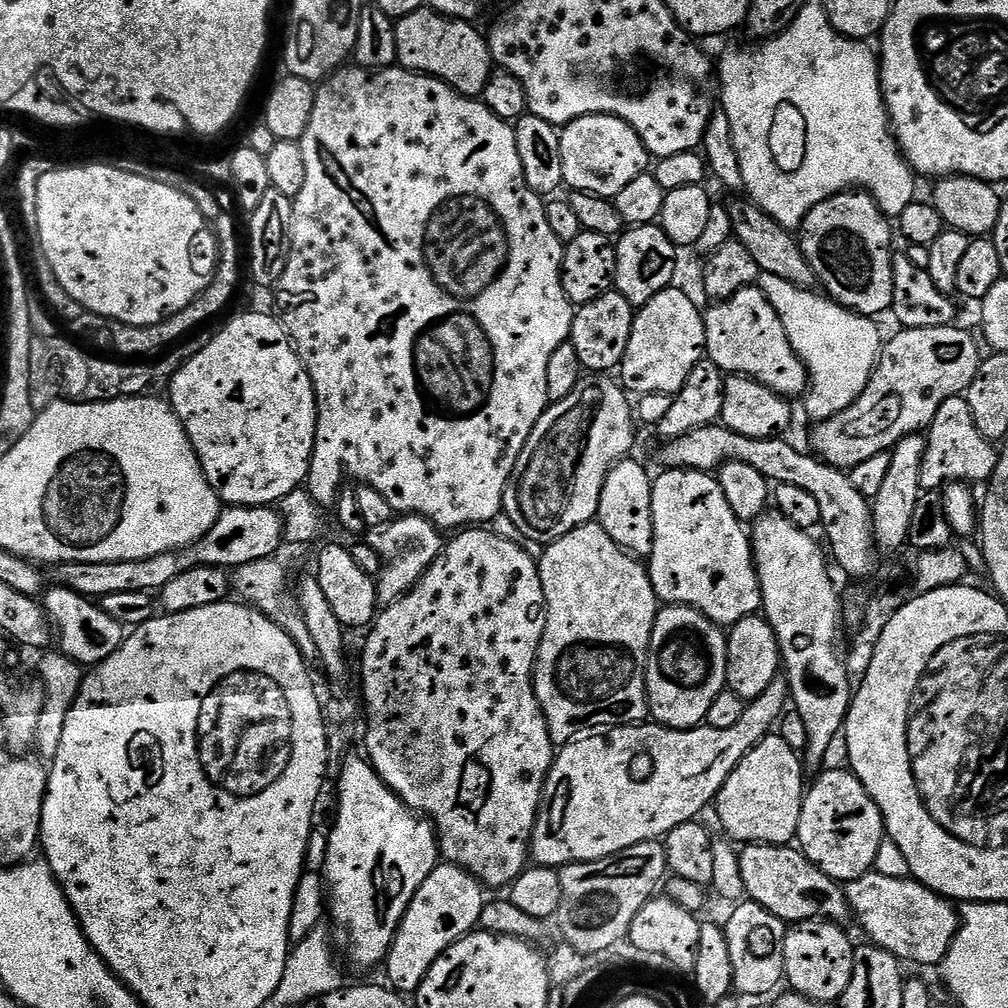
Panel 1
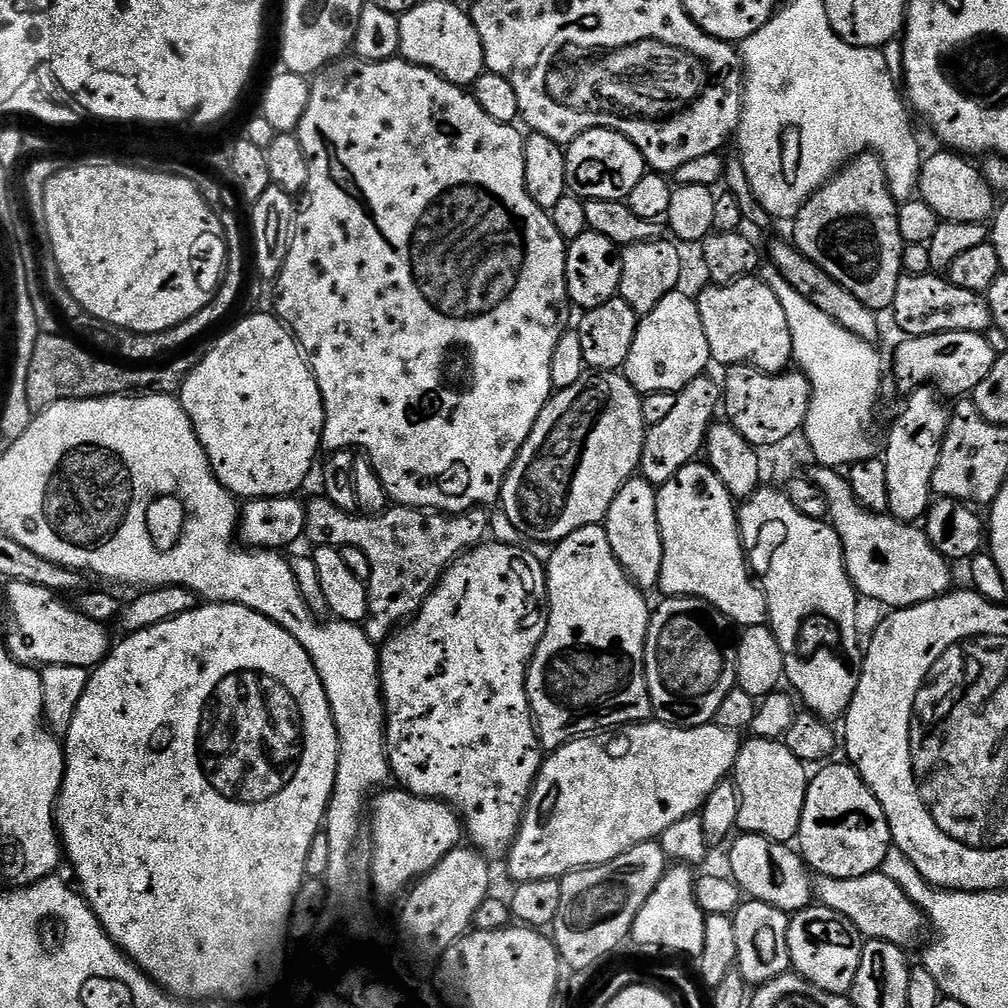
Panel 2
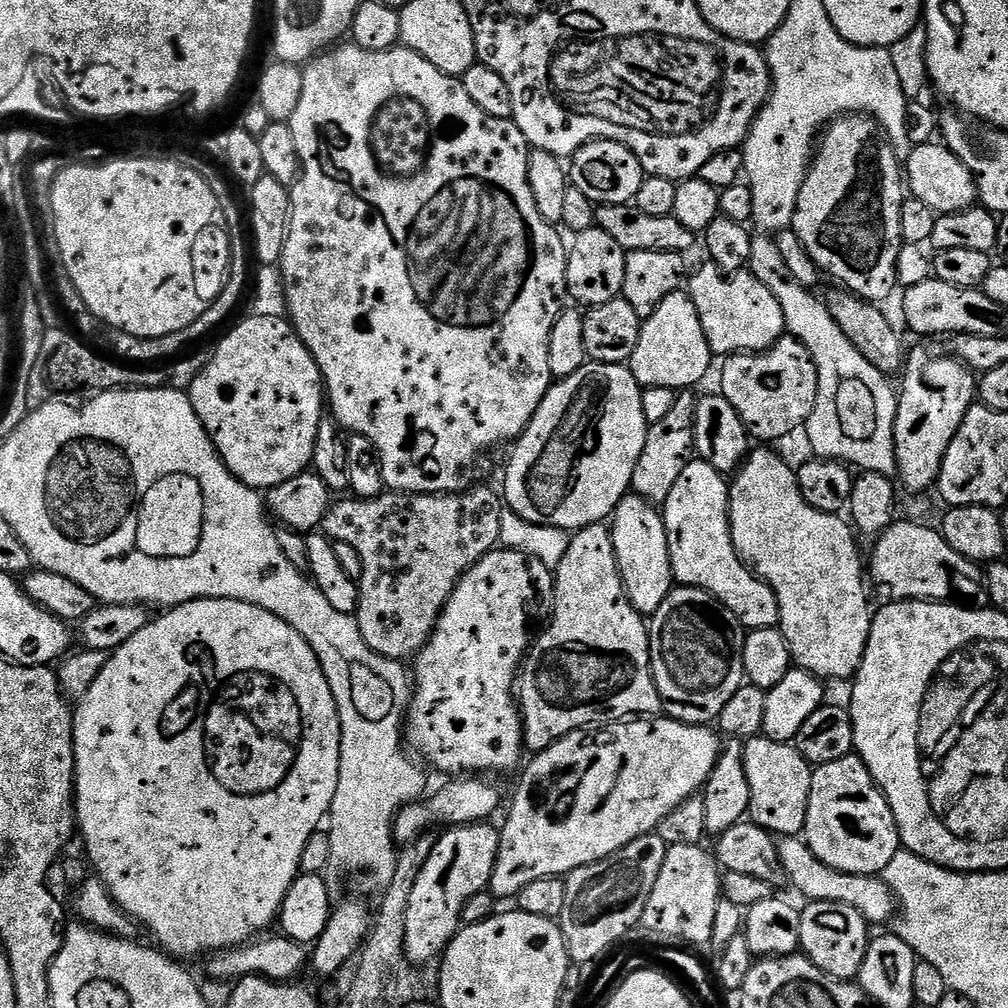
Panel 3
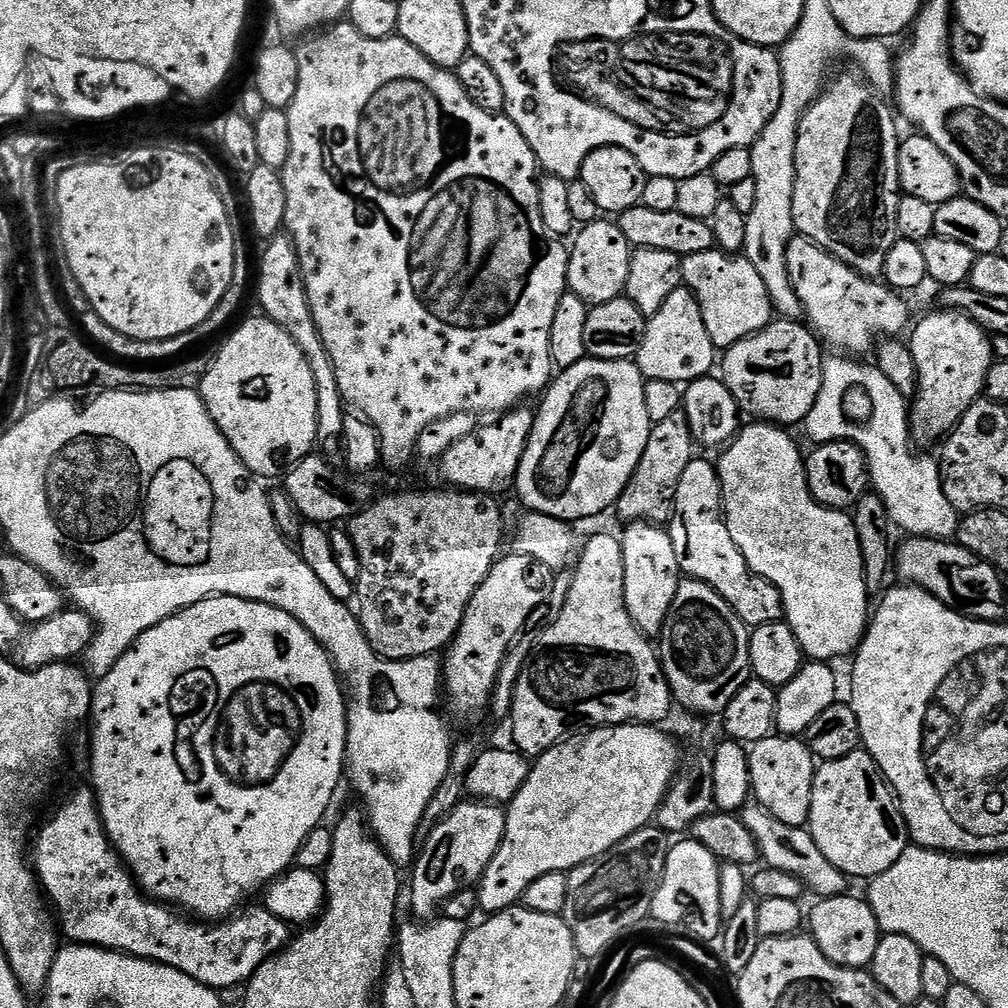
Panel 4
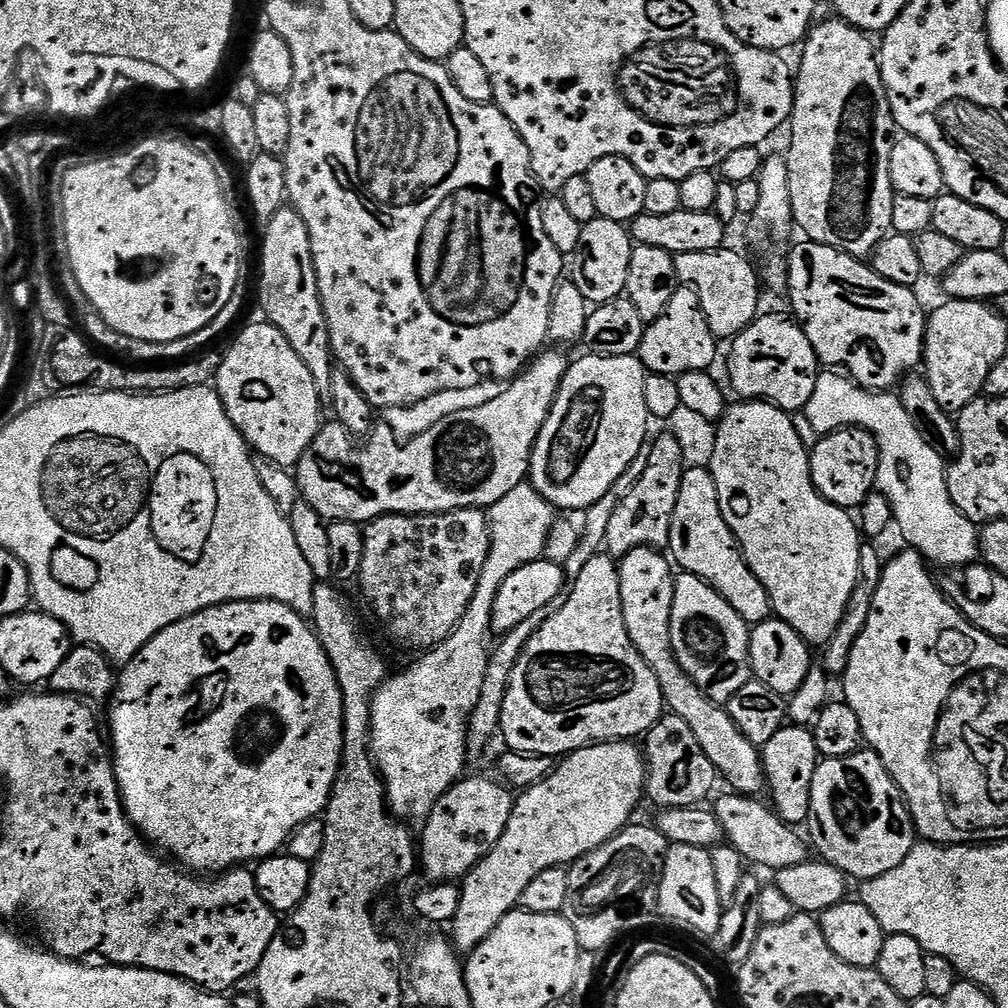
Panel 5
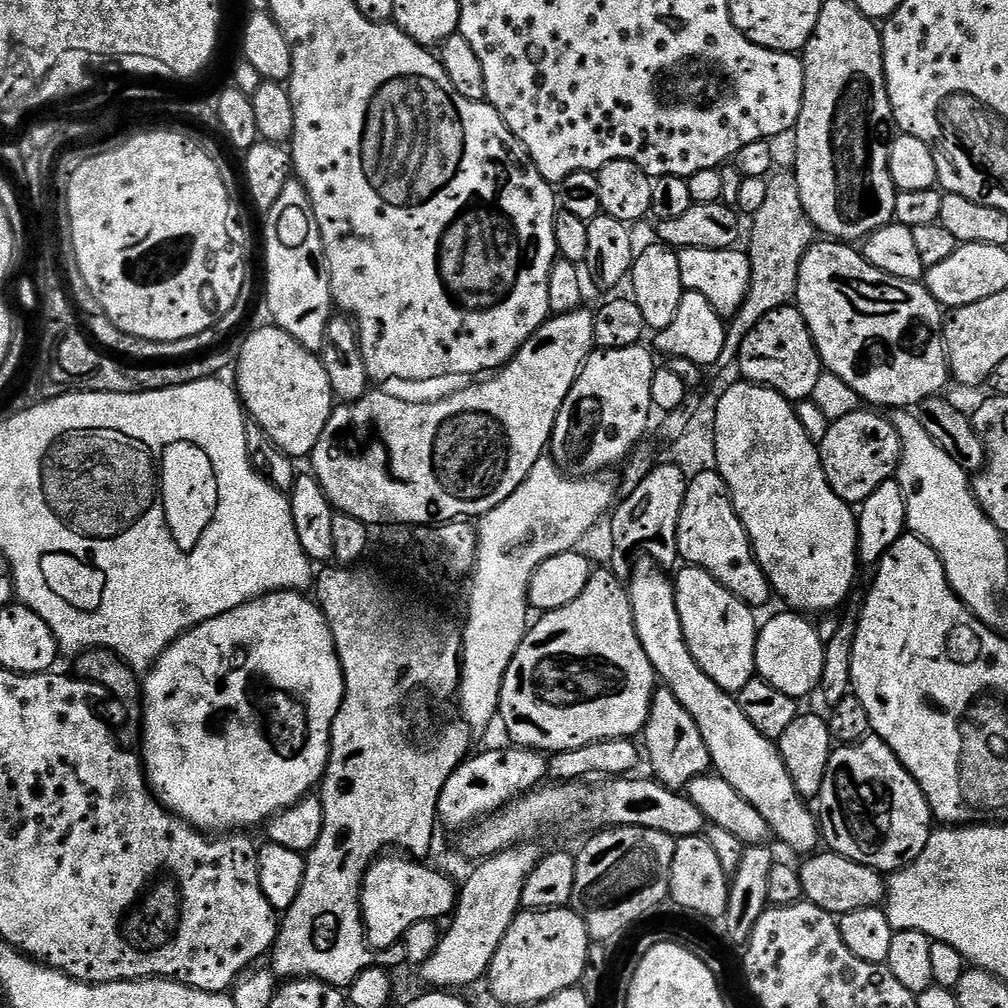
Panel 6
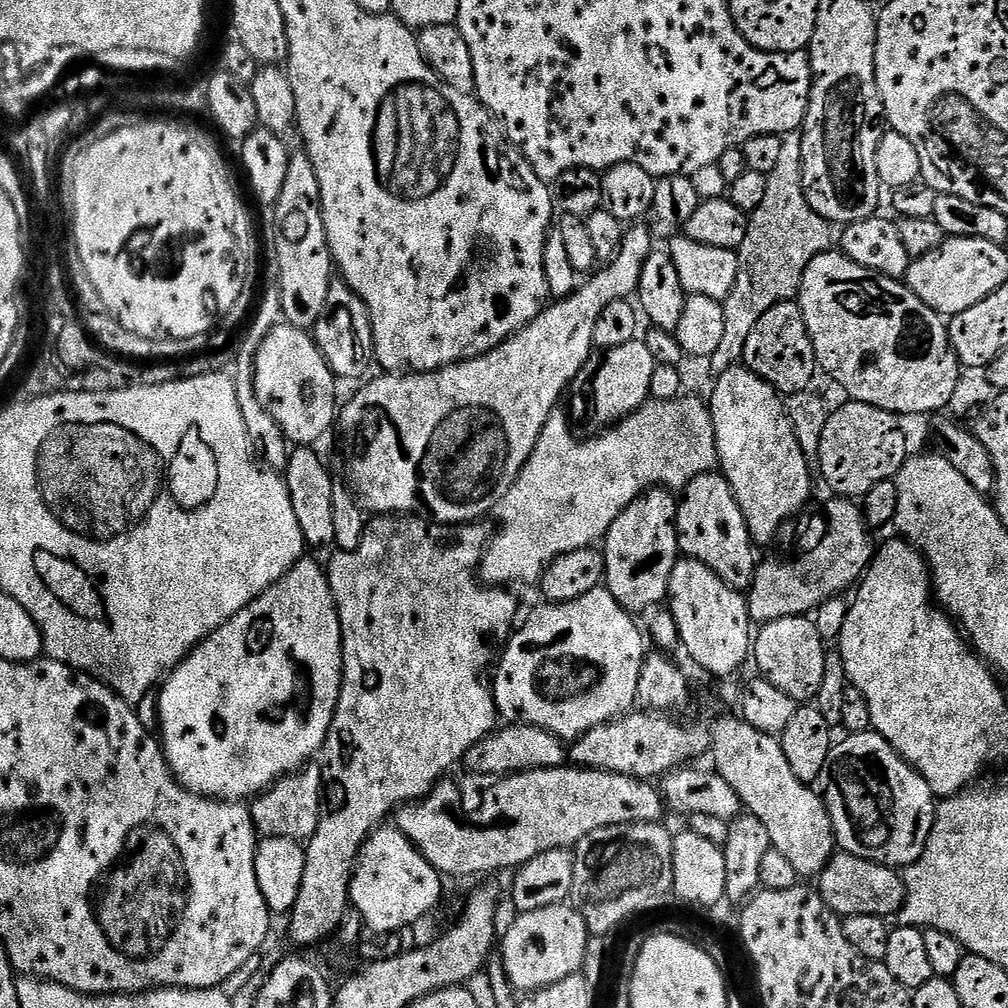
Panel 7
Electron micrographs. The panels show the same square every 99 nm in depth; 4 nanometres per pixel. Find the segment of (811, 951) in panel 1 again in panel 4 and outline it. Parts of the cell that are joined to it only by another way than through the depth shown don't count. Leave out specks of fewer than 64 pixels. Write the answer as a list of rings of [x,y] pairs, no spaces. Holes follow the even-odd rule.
[[[853,894],[843,896],[829,896],[817,899],[812,912],[807,913],[806,924],[814,942],[818,942],[818,950],[843,968],[867,969],[874,958],[874,950],[878,950],[878,942],[882,935],[878,926],[878,918],[868,904],[867,899],[860,900]]]

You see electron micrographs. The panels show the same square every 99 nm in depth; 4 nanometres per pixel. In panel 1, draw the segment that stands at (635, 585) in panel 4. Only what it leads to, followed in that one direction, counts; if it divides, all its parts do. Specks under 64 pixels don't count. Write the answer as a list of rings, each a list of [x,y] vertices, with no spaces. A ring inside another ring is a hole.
[[[633,458],[616,463],[604,479],[600,505],[596,511],[598,522],[619,548],[637,557],[652,553],[652,481],[653,477]]]

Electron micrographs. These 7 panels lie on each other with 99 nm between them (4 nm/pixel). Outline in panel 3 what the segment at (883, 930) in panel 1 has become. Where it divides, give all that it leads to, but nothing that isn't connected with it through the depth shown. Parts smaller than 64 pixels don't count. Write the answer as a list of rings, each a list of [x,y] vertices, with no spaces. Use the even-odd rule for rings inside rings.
[[[785,836],[776,840],[781,873],[805,896],[805,901],[838,902],[858,910],[869,926],[887,925],[894,916],[894,897],[880,876],[846,874],[826,866],[808,849],[807,840],[800,836]]]

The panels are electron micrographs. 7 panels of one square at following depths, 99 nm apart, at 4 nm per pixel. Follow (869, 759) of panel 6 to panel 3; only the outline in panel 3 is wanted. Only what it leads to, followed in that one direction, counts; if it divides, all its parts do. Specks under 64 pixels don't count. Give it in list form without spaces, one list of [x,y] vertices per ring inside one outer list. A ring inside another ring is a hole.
[[[855,754],[838,758],[838,762],[819,765],[813,771],[810,802],[802,836],[808,842],[808,849],[819,860],[826,862],[826,866],[859,876],[880,876],[886,866],[890,866],[890,858],[894,858],[894,854],[902,848],[898,826],[894,822],[894,814],[886,802],[884,793],[873,782],[868,767]]]

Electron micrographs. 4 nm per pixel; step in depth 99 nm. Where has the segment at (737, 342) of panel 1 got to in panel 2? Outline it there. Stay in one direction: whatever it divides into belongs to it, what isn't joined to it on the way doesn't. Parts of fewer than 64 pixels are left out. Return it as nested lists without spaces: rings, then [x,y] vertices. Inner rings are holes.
[[[755,275],[744,276],[733,284],[709,283],[698,295],[696,305],[702,314],[702,330],[706,330],[706,342],[710,342],[710,354],[715,363],[731,366],[748,364],[759,372],[773,374],[783,372],[793,363],[790,322],[786,322],[786,310]]]

